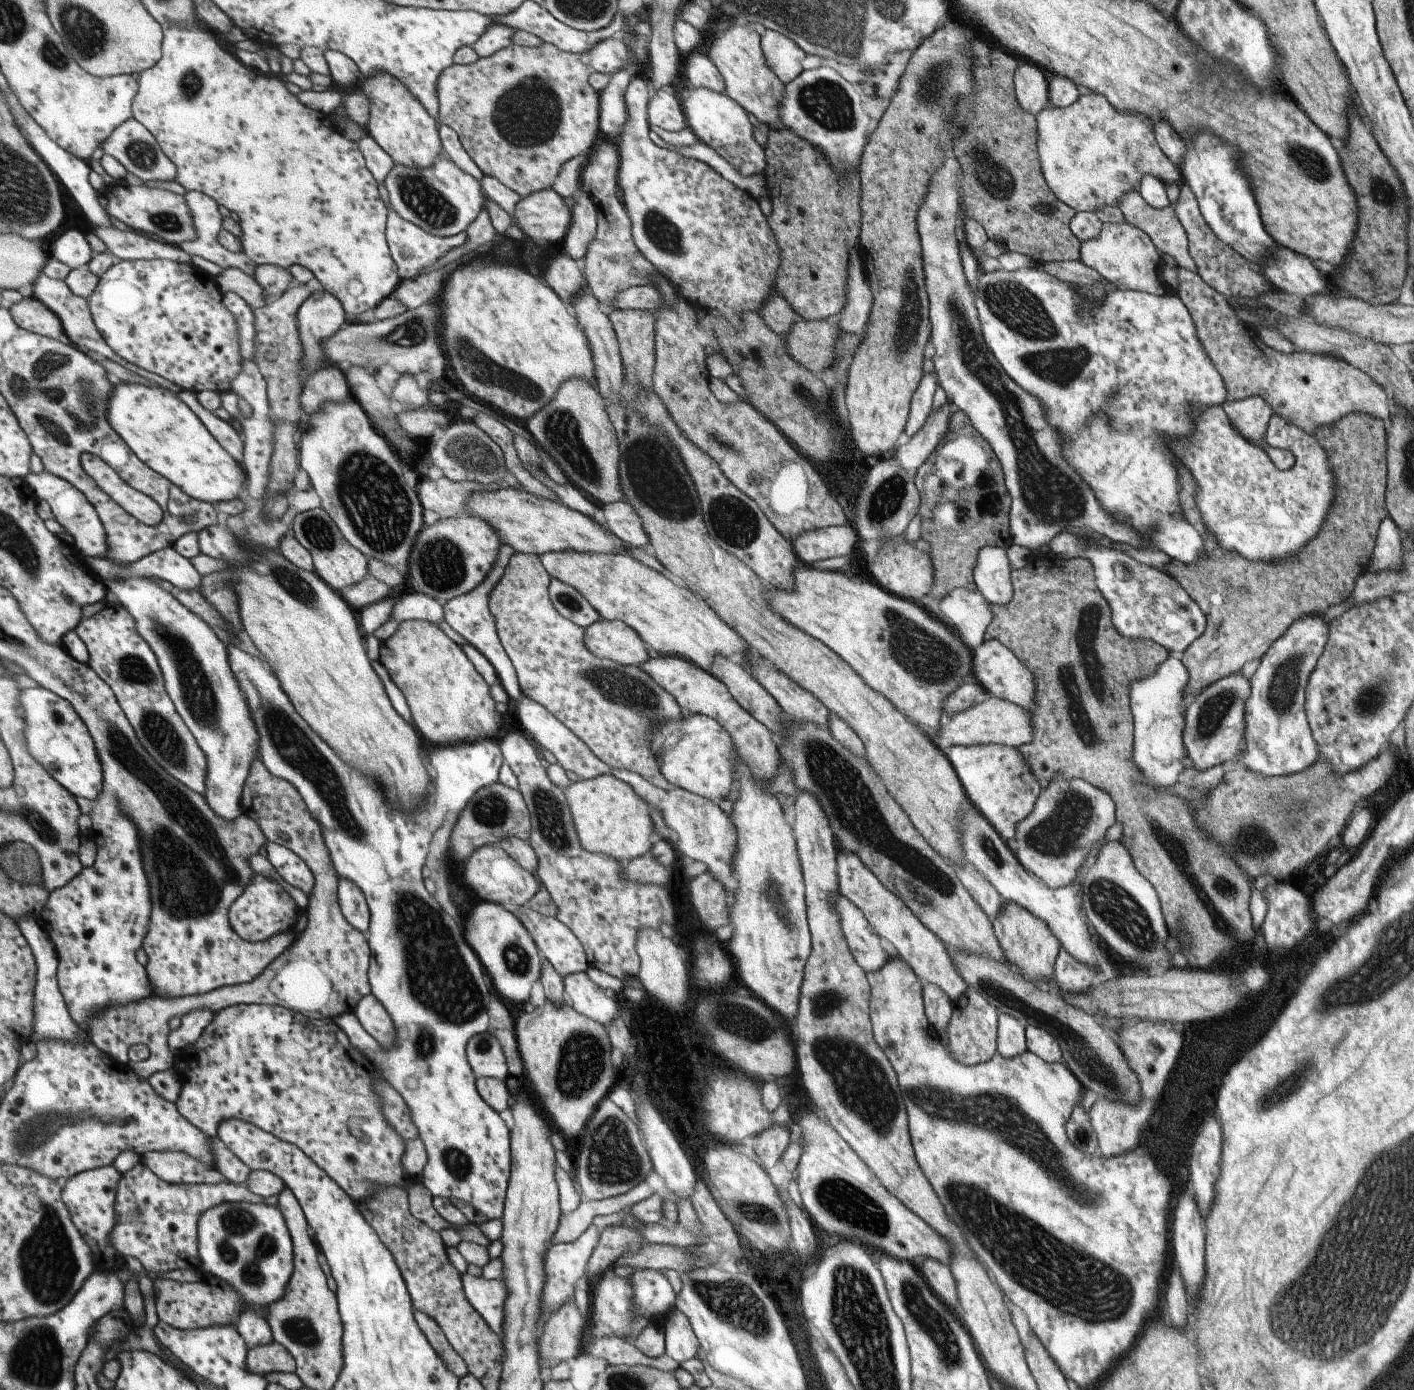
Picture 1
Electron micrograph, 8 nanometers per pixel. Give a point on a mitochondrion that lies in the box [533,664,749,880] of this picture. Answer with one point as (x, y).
(617, 686)

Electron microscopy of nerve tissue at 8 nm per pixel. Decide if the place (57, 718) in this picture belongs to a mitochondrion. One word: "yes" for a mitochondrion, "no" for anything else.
yes

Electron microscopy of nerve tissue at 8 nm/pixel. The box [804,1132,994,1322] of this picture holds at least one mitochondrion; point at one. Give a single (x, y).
(848, 1207)

